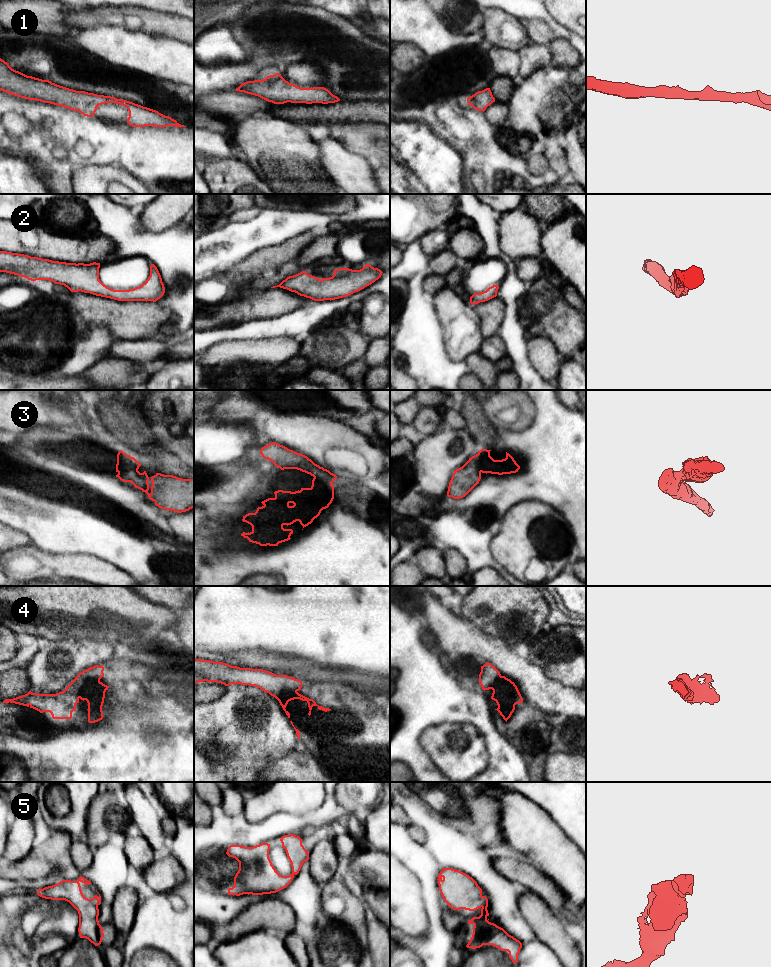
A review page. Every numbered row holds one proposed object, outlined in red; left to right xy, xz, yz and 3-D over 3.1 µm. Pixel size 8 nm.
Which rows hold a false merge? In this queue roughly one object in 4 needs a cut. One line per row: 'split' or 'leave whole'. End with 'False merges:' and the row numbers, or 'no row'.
1: leave whole
2: leave whole
3: leave whole
4: leave whole
5: leave whole
False merges: no row

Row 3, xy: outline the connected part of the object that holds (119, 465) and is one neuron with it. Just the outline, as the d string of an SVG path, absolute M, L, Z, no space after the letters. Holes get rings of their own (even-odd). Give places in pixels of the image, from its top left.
M123 451L117 454L116 472L123 482L131 482L161 509L182 513L194 508L194 479L156 473L151 478L138 471L141 464Z

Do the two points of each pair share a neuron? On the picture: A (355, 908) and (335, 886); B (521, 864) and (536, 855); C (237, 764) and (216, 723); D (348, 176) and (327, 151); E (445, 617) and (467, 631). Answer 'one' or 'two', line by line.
A: one
B: two
C: one
D: one
E: one

